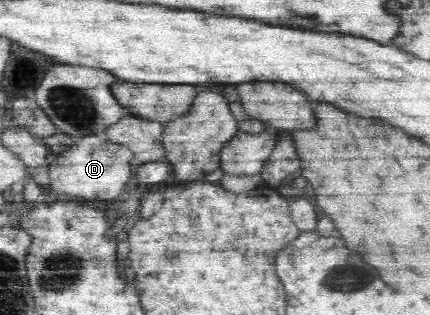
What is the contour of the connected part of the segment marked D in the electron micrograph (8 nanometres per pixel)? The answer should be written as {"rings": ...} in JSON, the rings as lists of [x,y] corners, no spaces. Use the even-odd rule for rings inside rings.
{"rings":[[[91,133],[75,138],[61,153],[56,161],[48,164],[49,187],[60,195],[78,197],[86,200],[115,199],[125,187],[131,174],[132,151],[128,145],[109,141],[102,133]]]}

